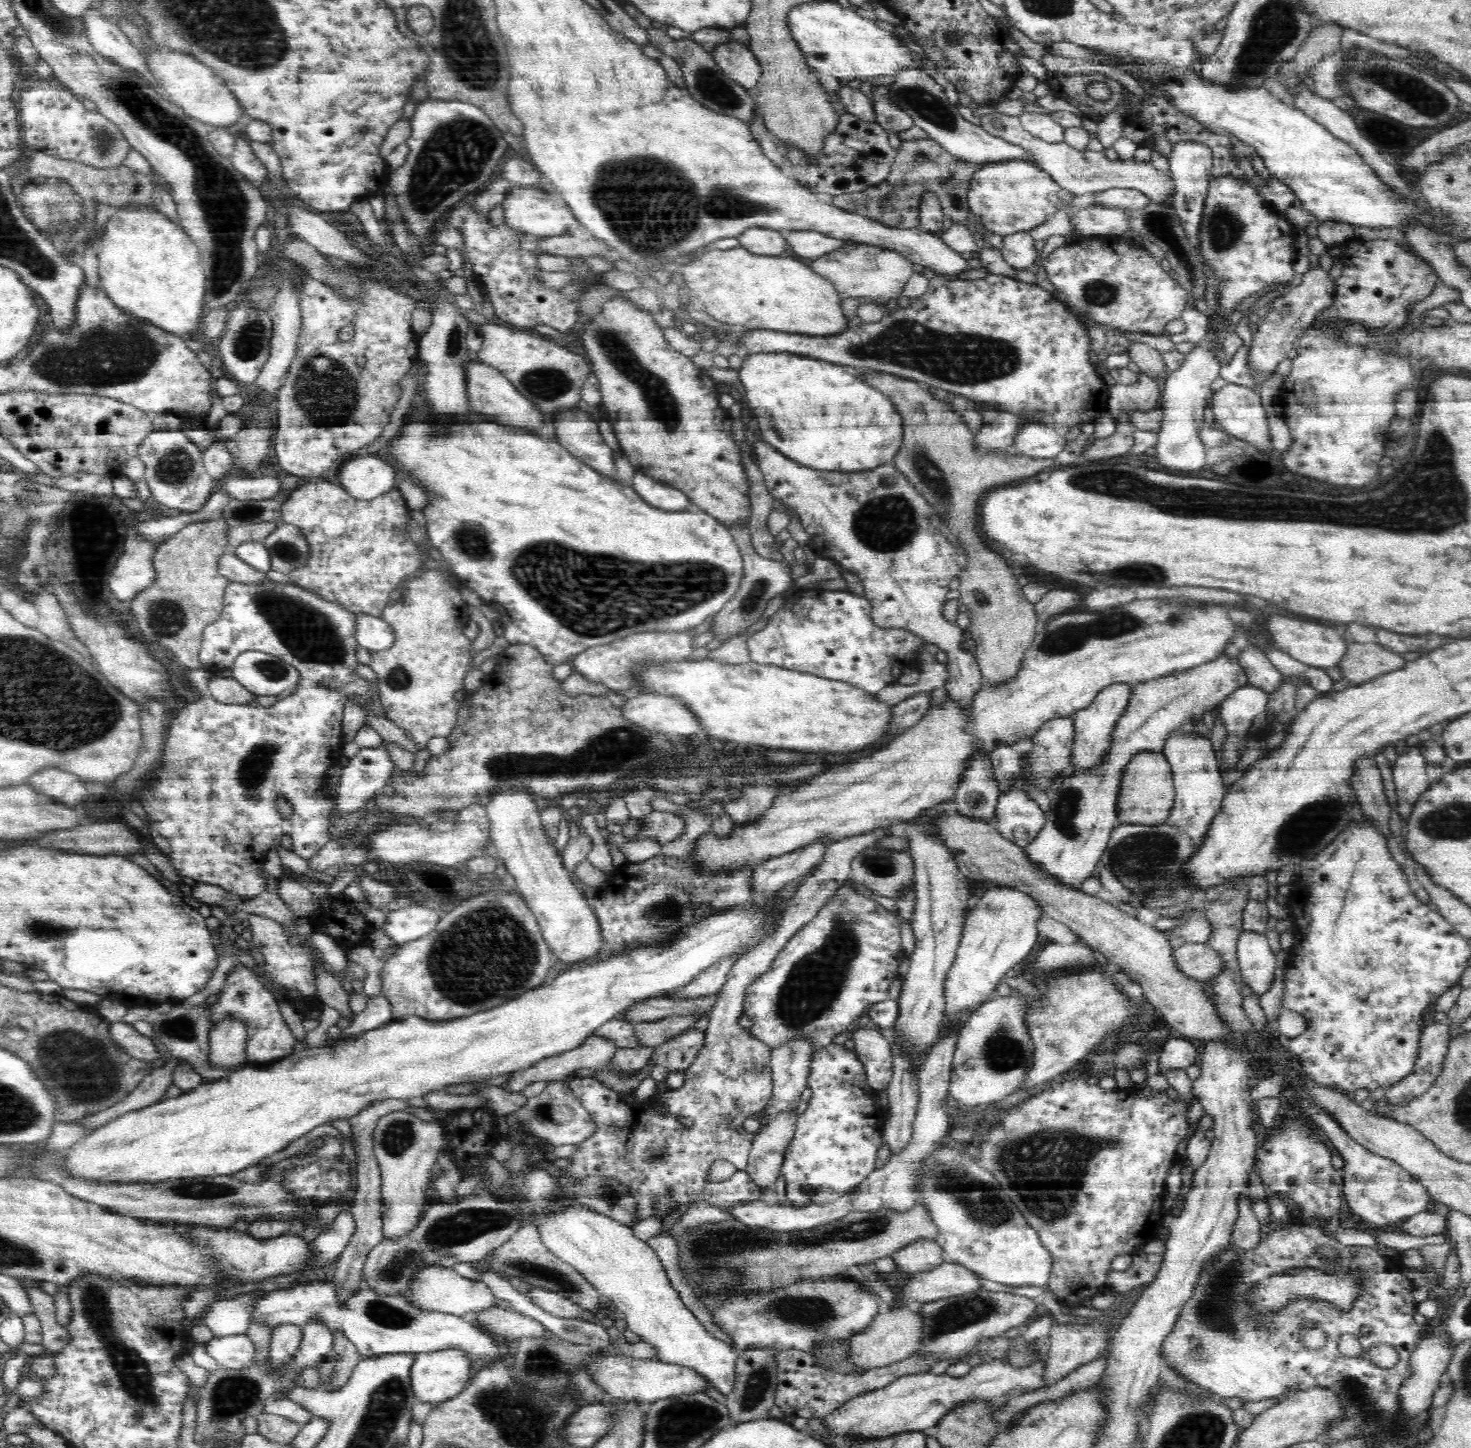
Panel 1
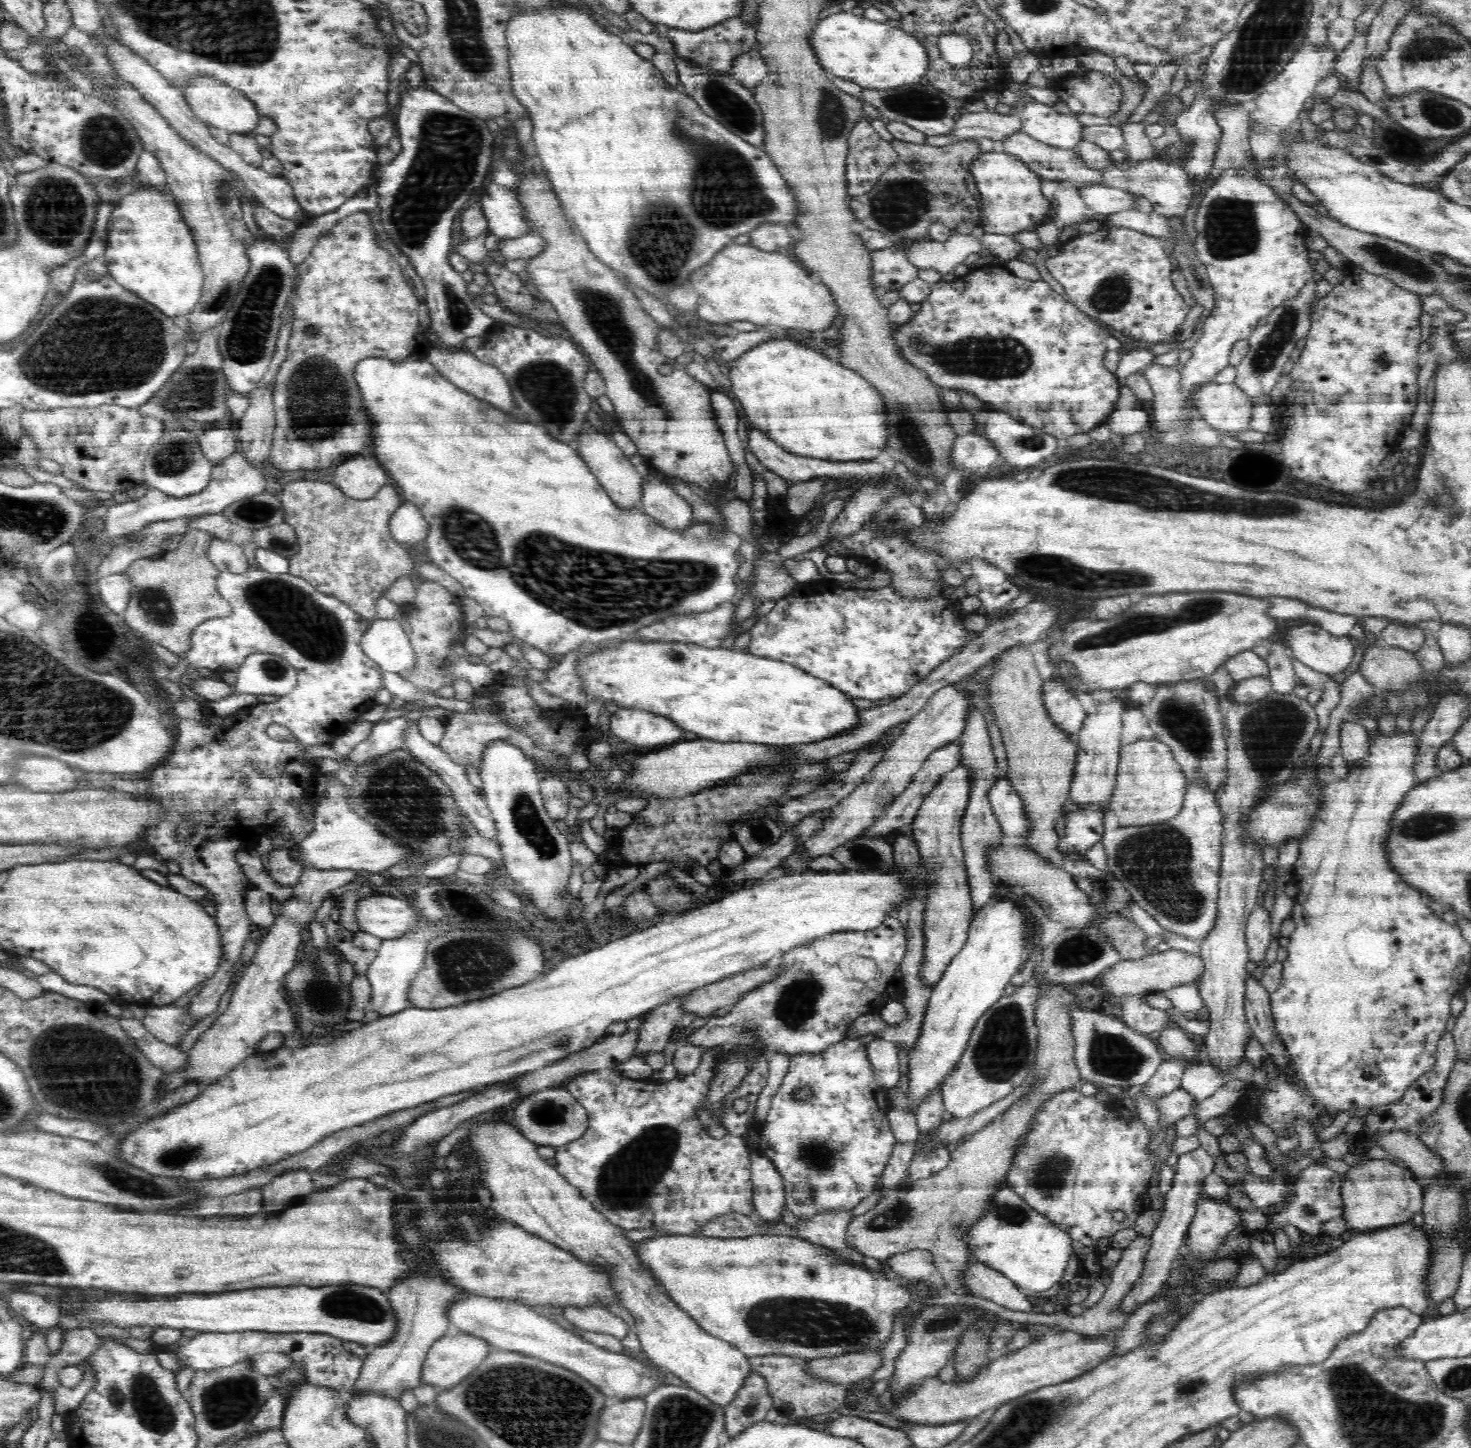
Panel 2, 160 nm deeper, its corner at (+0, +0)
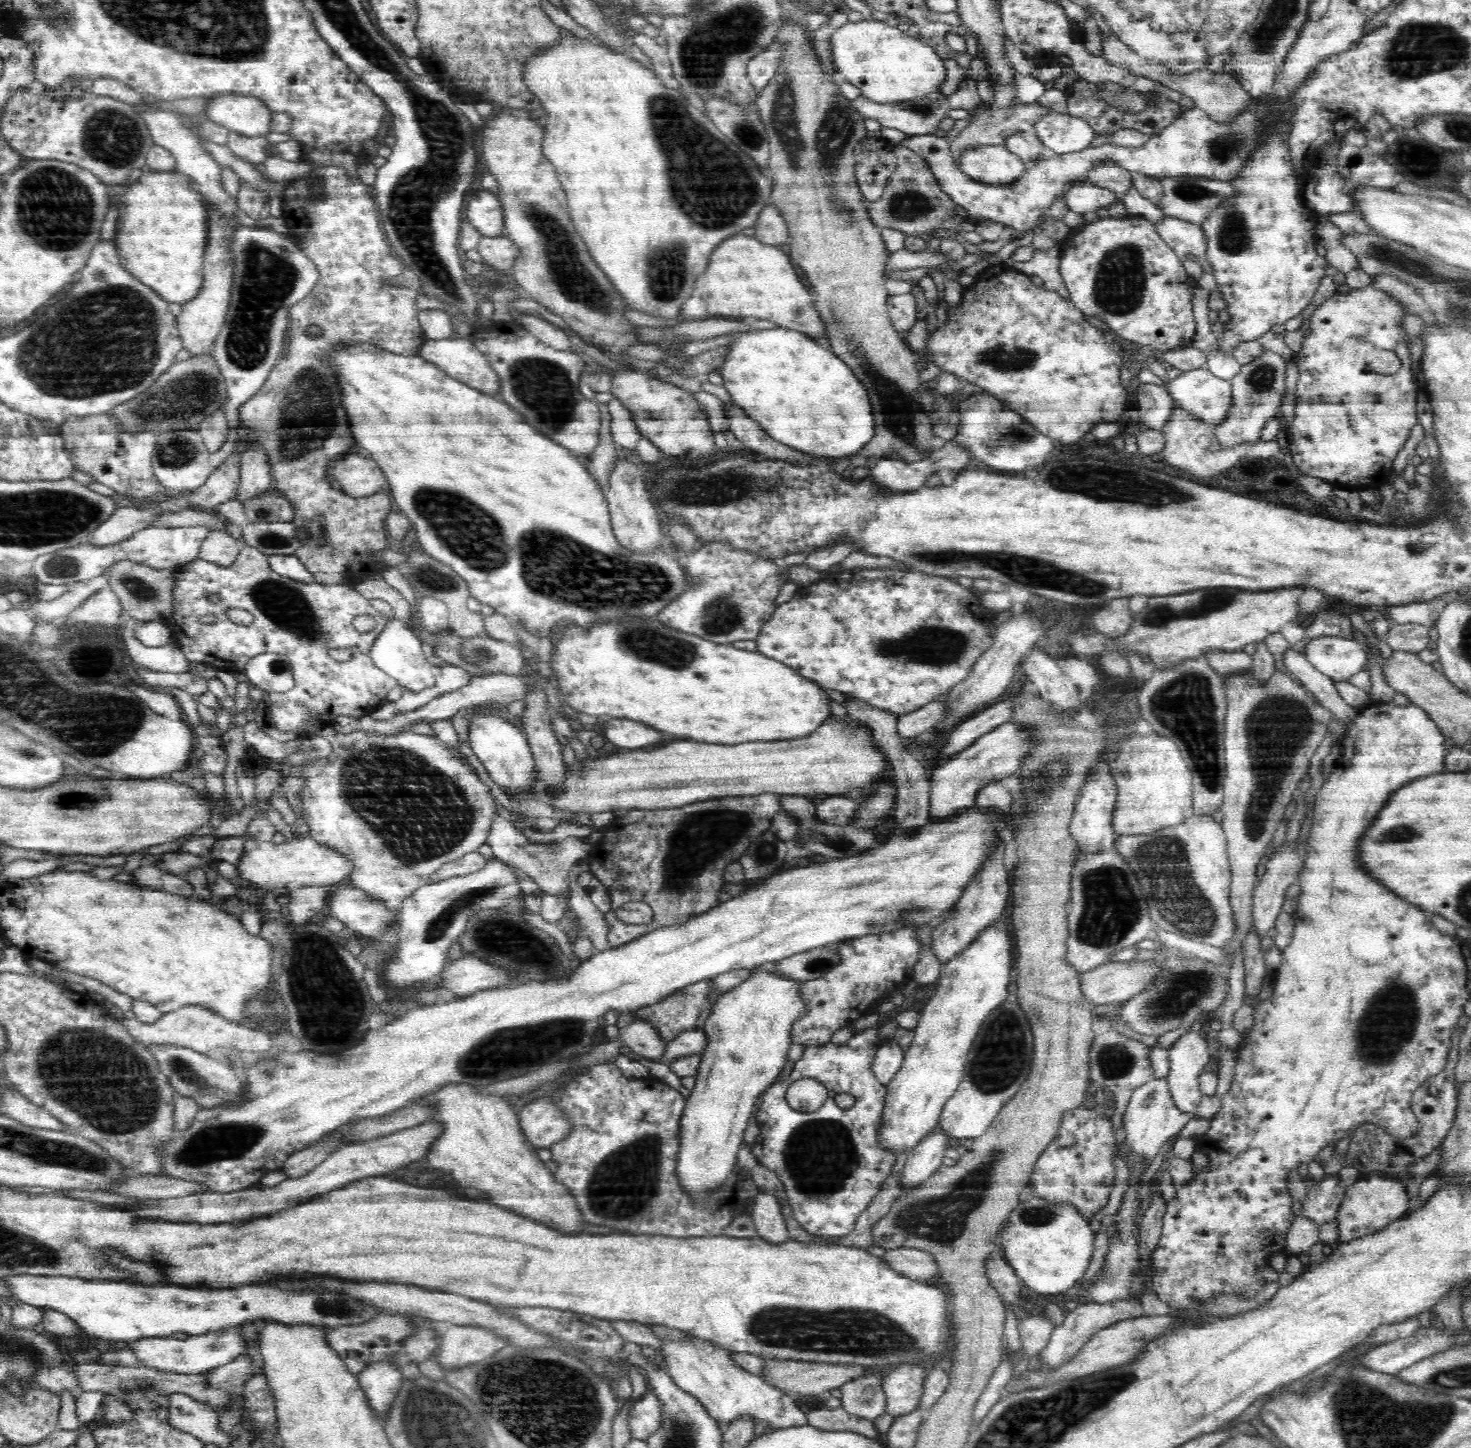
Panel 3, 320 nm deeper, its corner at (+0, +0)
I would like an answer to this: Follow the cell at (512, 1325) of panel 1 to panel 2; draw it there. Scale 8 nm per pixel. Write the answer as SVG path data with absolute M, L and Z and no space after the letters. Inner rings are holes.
M472 1294L458 1300L450 1308L448 1319L456 1331L484 1339L493 1349L519 1352L567 1368L598 1387L610 1401L642 1399L656 1387L664 1386L660 1384L664 1378L658 1376L650 1366L632 1360L624 1353L596 1346L524 1304Z

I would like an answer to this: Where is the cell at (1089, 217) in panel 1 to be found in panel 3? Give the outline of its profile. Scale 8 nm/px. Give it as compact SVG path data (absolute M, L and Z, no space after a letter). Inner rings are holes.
M1165 215L1154 224L1164 242L1181 258L1204 258L1206 250L1204 231L1193 222Z

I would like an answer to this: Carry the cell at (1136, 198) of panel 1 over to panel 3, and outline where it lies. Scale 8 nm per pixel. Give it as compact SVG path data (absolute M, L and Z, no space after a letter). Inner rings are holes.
M1086 181L1069 185L1064 191L1064 197L1069 210L1083 215L1112 204L1120 196Z

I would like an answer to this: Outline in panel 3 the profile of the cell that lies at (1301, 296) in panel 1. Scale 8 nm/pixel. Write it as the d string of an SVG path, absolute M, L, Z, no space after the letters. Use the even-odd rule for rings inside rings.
M1264 350L1256 360L1242 365L1231 382L1233 406L1230 418L1214 426L1213 435L1222 445L1256 444L1266 422L1276 416L1286 392L1286 361L1277 353Z

